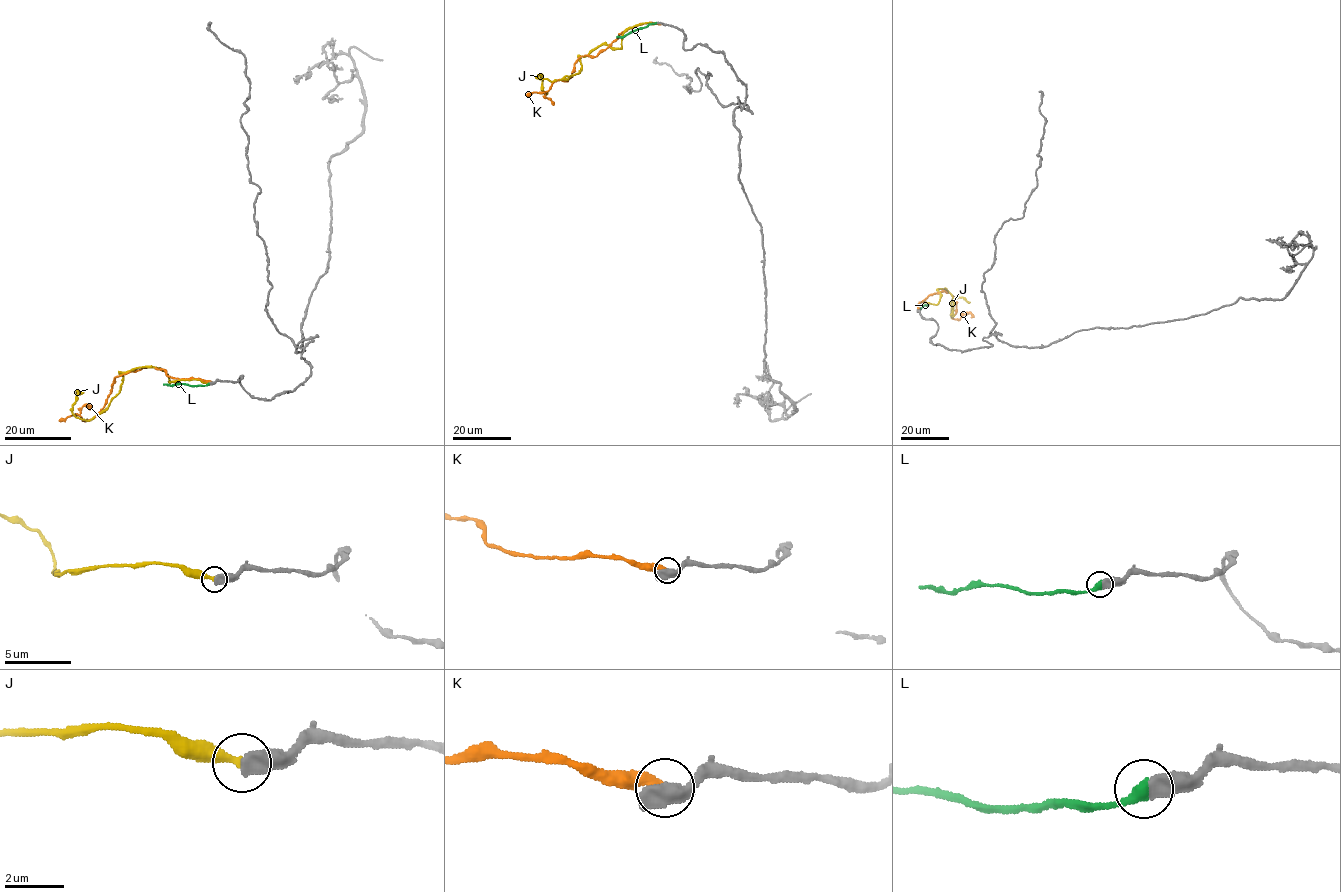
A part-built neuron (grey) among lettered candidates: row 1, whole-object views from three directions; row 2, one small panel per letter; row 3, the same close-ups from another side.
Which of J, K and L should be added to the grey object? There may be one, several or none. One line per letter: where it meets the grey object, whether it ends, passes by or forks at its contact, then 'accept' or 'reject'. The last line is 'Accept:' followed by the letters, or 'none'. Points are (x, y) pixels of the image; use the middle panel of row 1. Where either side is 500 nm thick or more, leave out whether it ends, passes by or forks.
J: meets grey at (656, 23); it ends there; reject
K: meets grey at (659, 24); reject
L: meets grey at (656, 23); it ends there; accept
Accept: L

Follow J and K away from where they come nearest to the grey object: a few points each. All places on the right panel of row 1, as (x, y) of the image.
J: (918, 311), (921, 301), (936, 304), (941, 288), (952, 297), (952, 318), (950, 303), (955, 298), (970, 302)
K: (919, 311), (918, 302), (945, 290), (956, 302), (956, 313), (952, 317), (958, 320), (970, 313), (971, 318)

